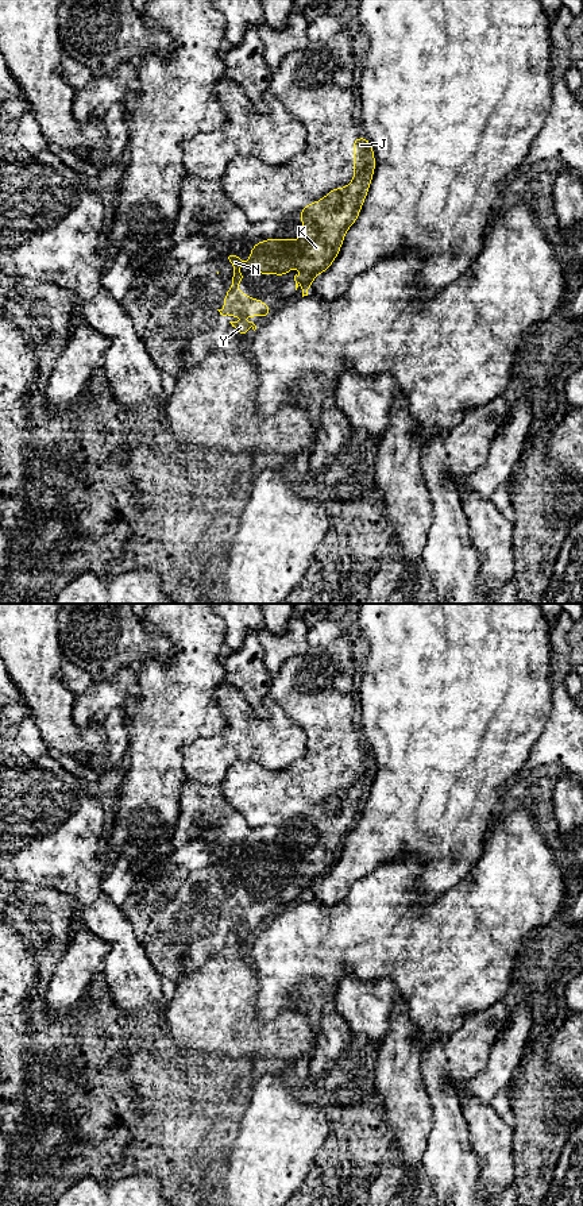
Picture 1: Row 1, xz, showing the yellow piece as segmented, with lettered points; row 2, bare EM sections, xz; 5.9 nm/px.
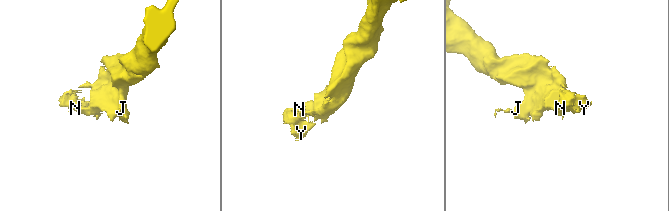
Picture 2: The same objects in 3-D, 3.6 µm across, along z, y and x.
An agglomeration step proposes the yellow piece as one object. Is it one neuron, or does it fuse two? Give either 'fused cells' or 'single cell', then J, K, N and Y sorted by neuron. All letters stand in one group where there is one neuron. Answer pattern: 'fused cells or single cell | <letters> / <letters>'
single cell | J K N Y

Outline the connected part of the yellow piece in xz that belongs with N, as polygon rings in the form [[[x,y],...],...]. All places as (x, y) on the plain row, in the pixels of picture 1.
[[[367,743],[354,744],[354,783],[344,793],[335,793],[328,797],[325,802],[316,808],[308,809],[301,818],[301,843],[300,844],[266,844],[254,849],[250,856],[250,864],[242,866],[238,859],[227,859],[225,864],[233,870],[232,890],[224,901],[224,913],[217,914],[220,920],[227,921],[260,921],[267,922],[270,913],[262,905],[256,905],[252,901],[247,902],[239,895],[238,889],[244,886],[247,882],[242,881],[239,871],[243,868],[250,876],[258,876],[260,879],[275,879],[286,881],[290,879],[289,874],[300,874],[301,881],[294,881],[296,895],[298,891],[302,893],[302,902],[308,901],[308,894],[312,891],[313,885],[324,878],[333,866],[336,864],[344,841],[348,833],[356,827],[364,804],[368,798],[374,775],[375,775],[374,755]]]

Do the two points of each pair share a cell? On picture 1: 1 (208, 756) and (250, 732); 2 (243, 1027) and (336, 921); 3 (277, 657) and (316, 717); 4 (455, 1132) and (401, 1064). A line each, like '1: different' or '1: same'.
1: same
2: different
3: different
4: different

